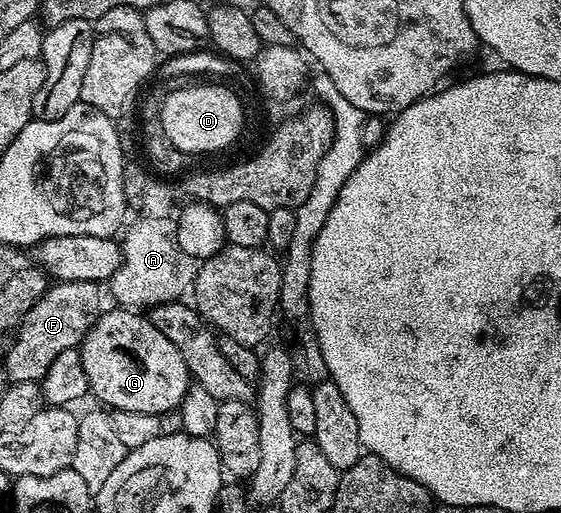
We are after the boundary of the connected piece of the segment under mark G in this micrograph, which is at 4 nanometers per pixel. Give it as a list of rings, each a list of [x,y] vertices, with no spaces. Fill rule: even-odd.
[[[123,306],[112,309],[112,312],[100,311],[94,317],[78,347],[90,395],[95,395],[100,405],[111,410],[137,410],[141,414],[158,417],[162,417],[163,412],[174,413],[193,383],[191,372],[185,366],[185,358],[181,358],[181,350],[177,350],[177,346],[173,346],[173,342],[169,342],[169,338],[165,338],[165,334],[161,334],[161,330],[157,330],[146,315]]]

